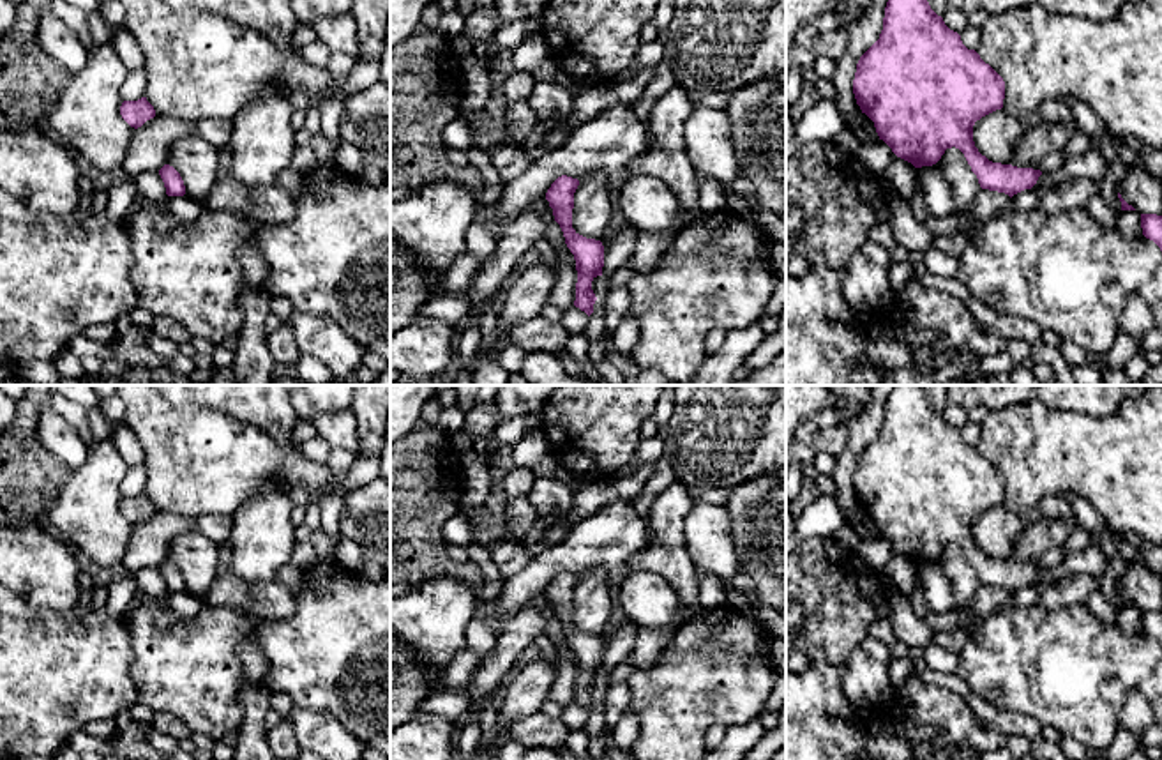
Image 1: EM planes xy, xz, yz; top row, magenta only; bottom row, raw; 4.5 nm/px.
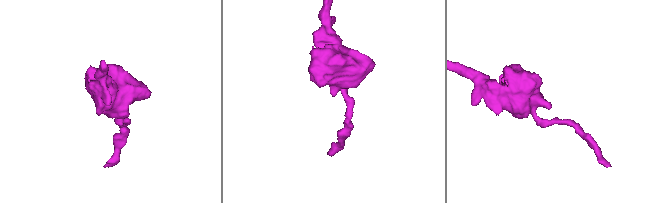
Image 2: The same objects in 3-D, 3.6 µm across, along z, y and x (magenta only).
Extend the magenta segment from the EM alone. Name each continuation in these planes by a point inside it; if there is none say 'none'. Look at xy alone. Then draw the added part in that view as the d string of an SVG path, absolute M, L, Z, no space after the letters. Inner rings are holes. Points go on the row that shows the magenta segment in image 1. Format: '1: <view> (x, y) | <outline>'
none

